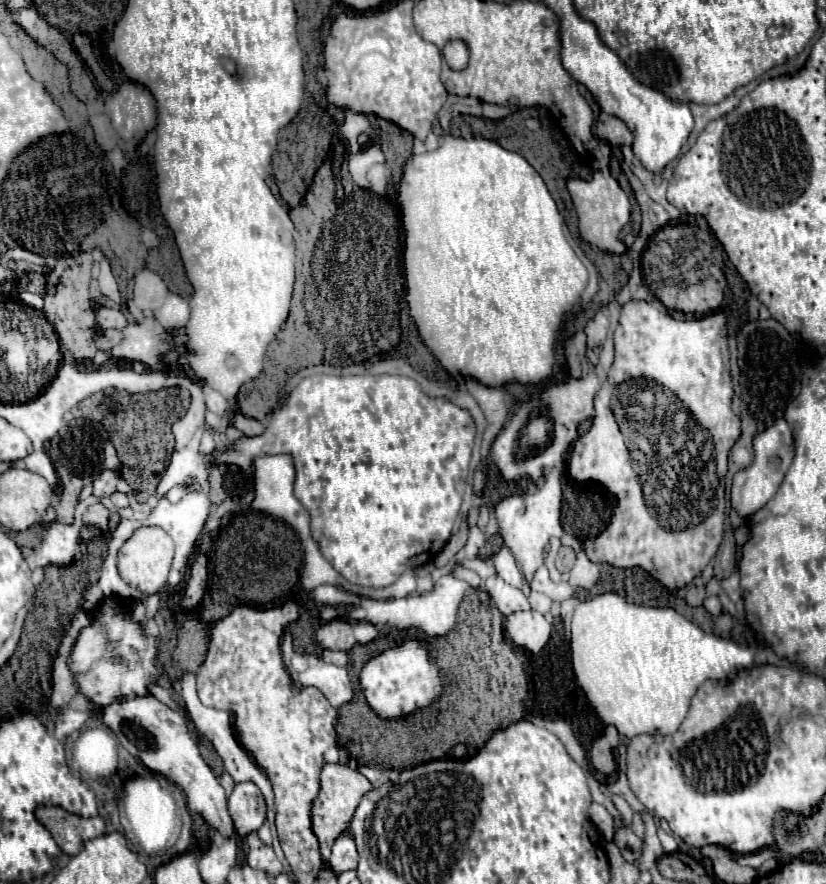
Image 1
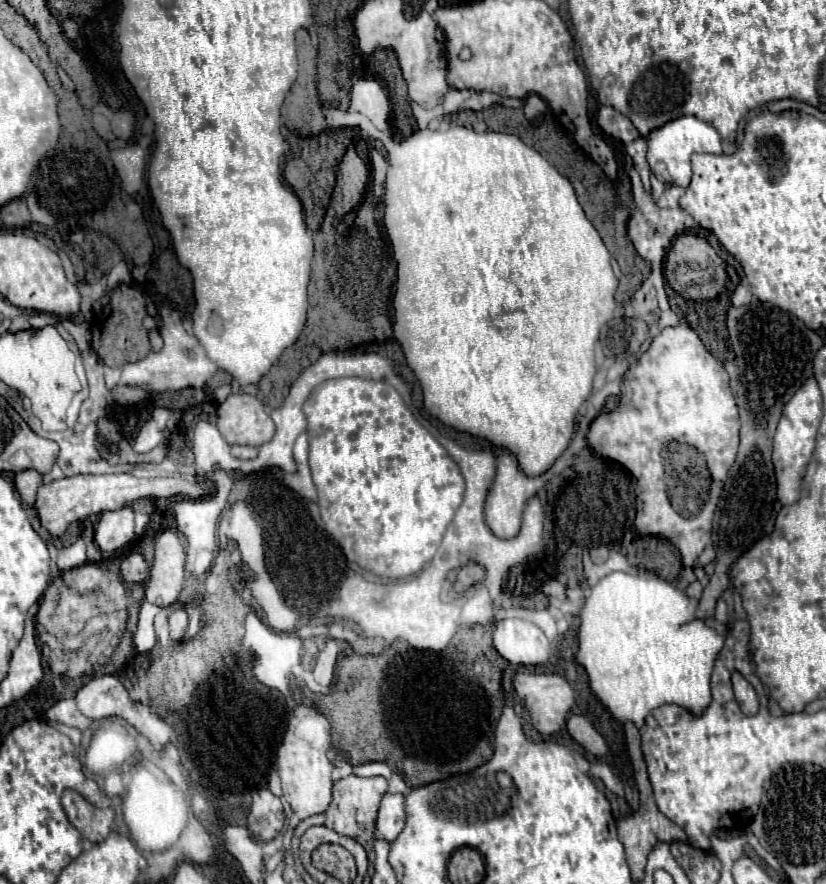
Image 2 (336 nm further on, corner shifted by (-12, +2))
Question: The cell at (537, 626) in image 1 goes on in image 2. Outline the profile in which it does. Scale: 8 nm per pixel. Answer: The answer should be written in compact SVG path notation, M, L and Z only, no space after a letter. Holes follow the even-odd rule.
M504 619L492 635L494 649L514 665L542 665L550 657L550 641L530 621Z

